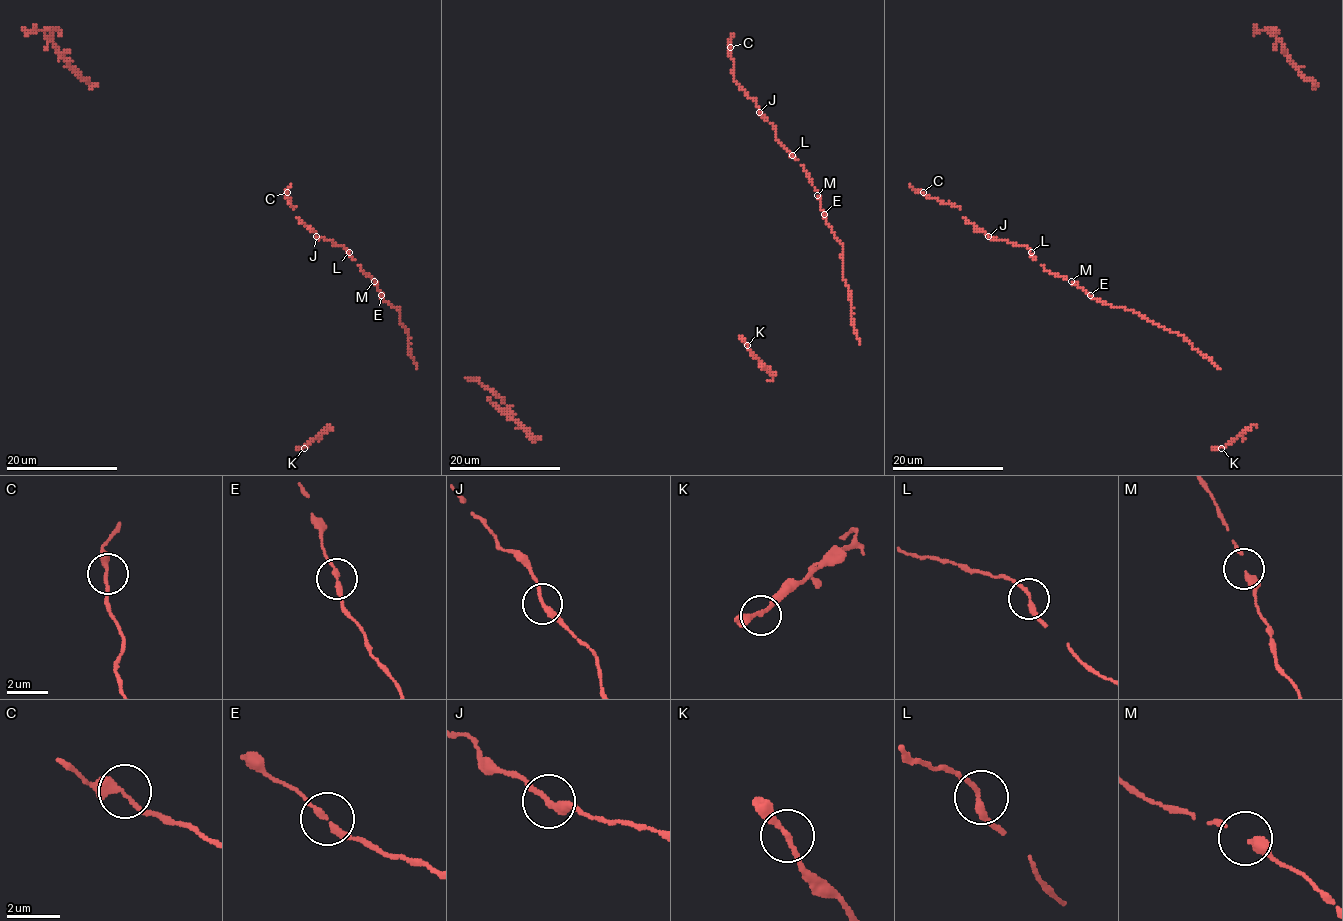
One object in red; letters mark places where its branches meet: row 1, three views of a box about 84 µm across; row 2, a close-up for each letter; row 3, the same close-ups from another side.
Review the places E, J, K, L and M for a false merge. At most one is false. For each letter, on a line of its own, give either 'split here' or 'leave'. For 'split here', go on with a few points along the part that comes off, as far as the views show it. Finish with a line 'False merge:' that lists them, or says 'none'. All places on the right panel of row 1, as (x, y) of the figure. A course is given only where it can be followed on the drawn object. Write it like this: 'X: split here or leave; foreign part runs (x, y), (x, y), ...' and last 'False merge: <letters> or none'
E: leave
J: leave
K: leave
L: leave
M: leave
False merge: none

